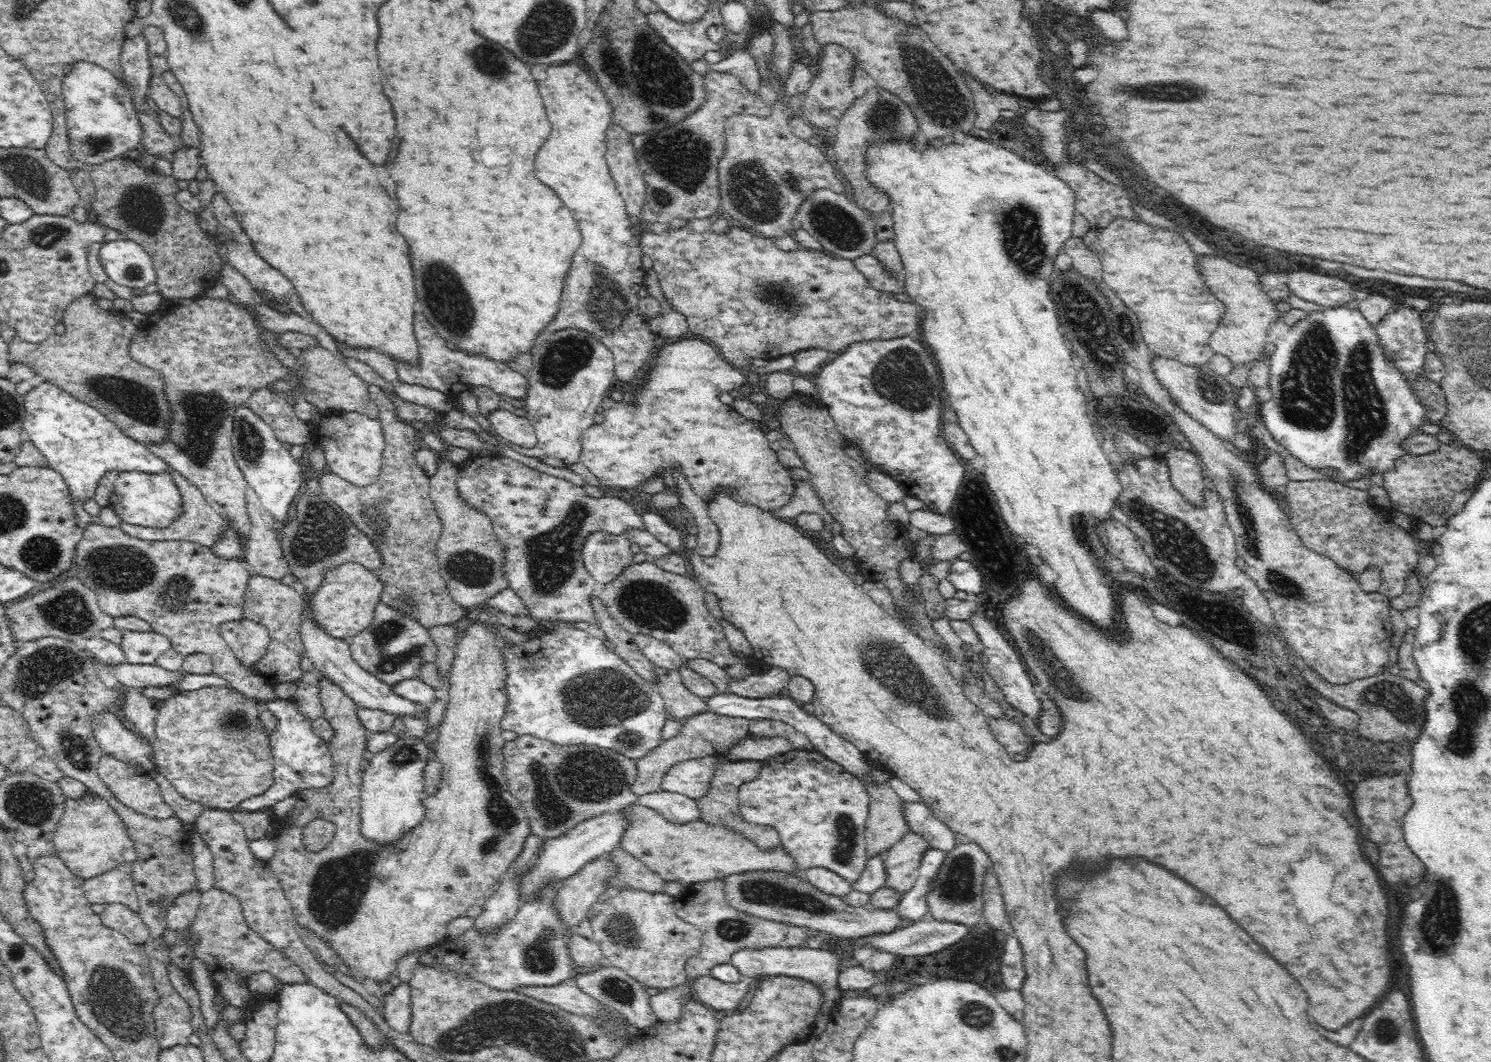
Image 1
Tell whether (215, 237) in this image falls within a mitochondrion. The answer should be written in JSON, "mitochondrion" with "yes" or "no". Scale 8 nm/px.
{"mitochondrion":"no"}

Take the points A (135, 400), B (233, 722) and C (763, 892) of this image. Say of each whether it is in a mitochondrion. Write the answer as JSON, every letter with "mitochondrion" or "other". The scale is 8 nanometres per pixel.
{"A":"mitochondrion","B":"mitochondrion","C":"mitochondrion"}

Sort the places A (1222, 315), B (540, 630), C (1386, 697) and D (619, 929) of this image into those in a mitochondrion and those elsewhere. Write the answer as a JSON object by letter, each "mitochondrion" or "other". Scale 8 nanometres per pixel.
{"A":"other","B":"other","C":"mitochondrion","D":"mitochondrion"}

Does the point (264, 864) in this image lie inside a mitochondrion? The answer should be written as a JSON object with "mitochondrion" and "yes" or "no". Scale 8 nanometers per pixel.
{"mitochondrion":"no"}

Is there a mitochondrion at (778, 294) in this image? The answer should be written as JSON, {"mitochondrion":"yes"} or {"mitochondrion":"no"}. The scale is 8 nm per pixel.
{"mitochondrion":"yes"}

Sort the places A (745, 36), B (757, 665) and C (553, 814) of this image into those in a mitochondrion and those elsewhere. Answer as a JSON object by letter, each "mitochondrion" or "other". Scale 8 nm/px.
{"A":"other","B":"other","C":"mitochondrion"}

